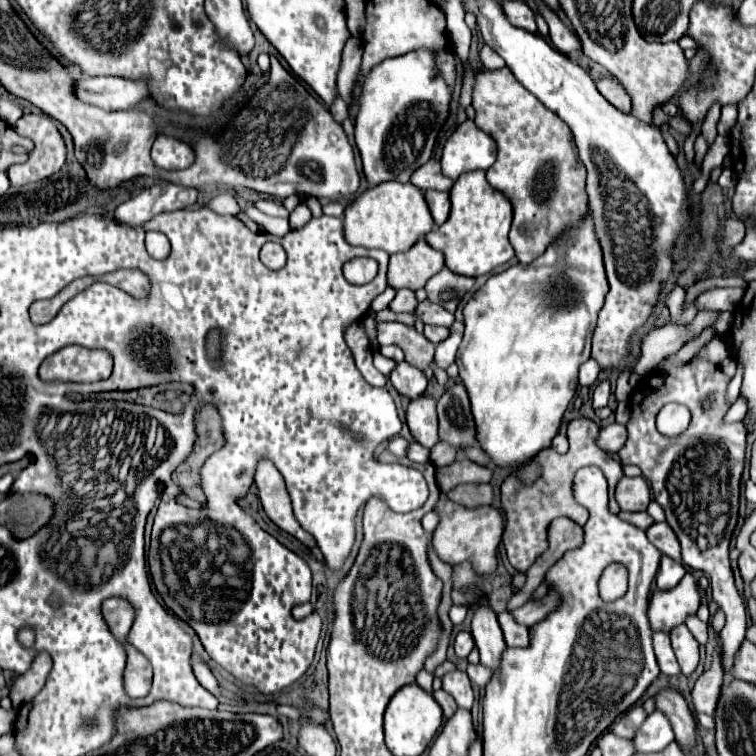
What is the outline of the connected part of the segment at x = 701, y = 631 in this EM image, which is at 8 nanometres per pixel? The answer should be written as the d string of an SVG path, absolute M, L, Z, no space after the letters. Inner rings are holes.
M689 617L685 621L685 625L689 627L689 631L693 633L693 637L699 641L699 645L707 643L707 625L699 619L699 617Z

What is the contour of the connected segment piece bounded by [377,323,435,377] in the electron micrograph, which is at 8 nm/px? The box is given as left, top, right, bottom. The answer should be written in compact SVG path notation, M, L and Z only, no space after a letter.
M381 323L377 327L379 345L397 345L405 353L405 361L417 365L427 377L433 377L433 353L435 345L425 339L423 333L417 333L415 327L403 323Z

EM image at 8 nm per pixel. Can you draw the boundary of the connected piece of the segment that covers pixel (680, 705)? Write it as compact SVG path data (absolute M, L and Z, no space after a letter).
M659 691L655 695L657 709L663 711L675 733L675 741L681 745L681 749L691 751L697 745L697 719L693 717L687 701L677 691Z

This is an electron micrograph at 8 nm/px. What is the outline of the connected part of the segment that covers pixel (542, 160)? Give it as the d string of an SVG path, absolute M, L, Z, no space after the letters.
M477 67L473 107L477 127L493 133L497 141L497 161L487 169L487 181L513 203L509 241L519 263L529 265L561 231L585 215L585 165L577 157L569 125L515 81L509 67Z

